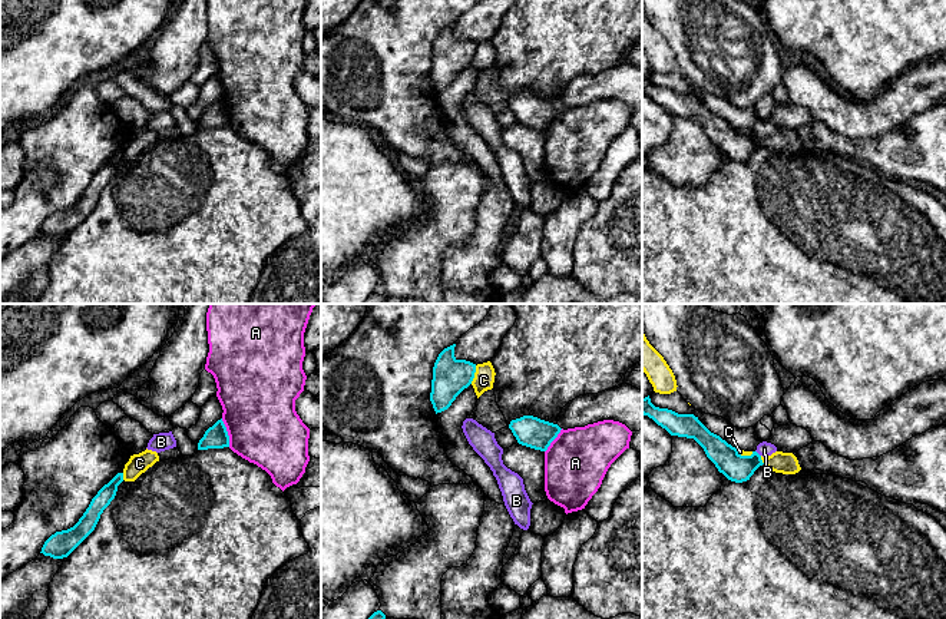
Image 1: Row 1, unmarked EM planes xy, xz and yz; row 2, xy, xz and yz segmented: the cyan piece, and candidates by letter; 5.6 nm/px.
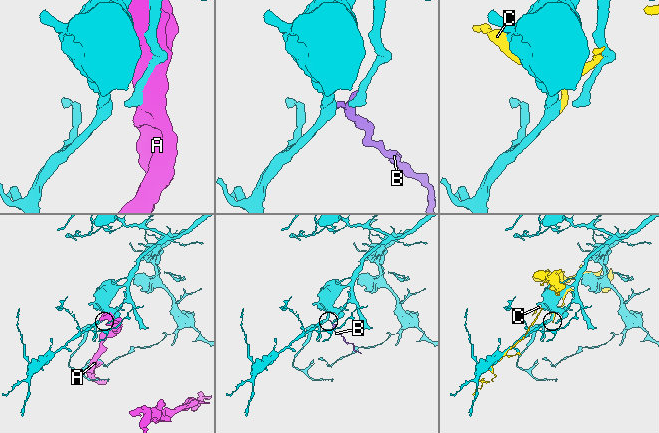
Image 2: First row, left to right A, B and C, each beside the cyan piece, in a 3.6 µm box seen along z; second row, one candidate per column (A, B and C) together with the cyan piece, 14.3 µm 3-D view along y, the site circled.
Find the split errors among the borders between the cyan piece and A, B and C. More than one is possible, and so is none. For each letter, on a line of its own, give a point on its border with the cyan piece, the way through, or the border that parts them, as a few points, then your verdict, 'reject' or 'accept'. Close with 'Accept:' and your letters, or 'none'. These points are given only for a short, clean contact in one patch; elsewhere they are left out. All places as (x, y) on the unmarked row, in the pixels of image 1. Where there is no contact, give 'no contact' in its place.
A: xy (227, 112) | reject
B: yz (757, 132) | across yz (736, 146), (743, 146), (757, 132), (764, 128) | accept
C: xz (473, 53) | reject
Accept: B

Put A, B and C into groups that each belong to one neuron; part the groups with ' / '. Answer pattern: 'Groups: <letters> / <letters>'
Groups: A / B / C

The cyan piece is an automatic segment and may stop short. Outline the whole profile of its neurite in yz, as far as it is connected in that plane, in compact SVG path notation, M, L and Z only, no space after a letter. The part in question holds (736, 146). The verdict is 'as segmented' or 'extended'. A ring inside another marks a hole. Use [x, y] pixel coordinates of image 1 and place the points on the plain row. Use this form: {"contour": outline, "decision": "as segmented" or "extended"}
{"contour": "M649 75L642 77L642 93L652 97L671 115L694 117L728 159L742 162L763 145L763 136L777 130L771 122L763 120L751 135L741 135L735 126L711 112L694 93L678 93L668 87L655 86Z", "decision": "extended"}

